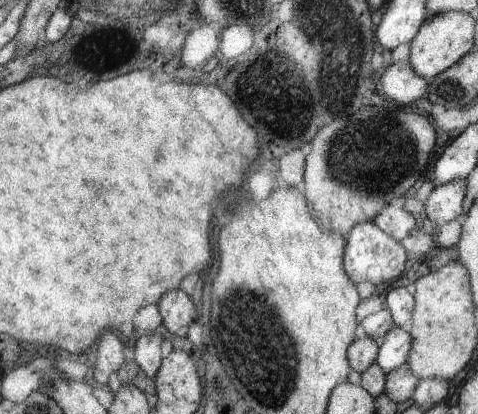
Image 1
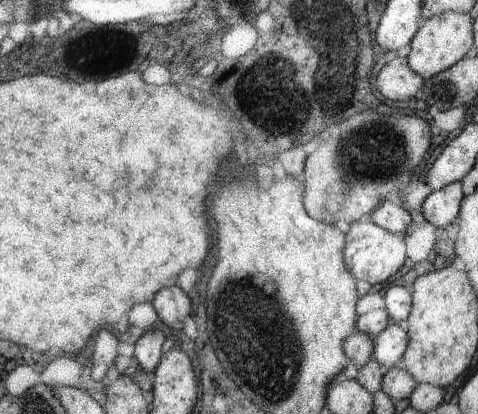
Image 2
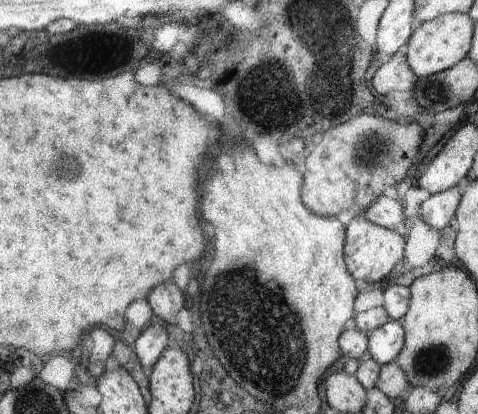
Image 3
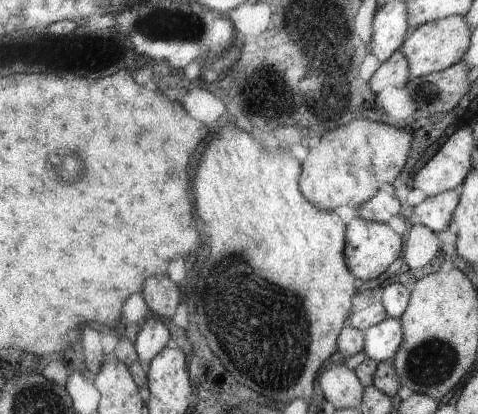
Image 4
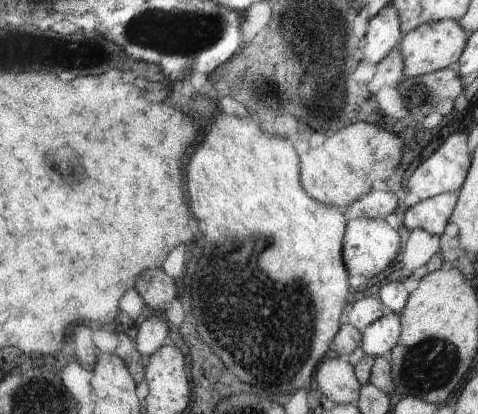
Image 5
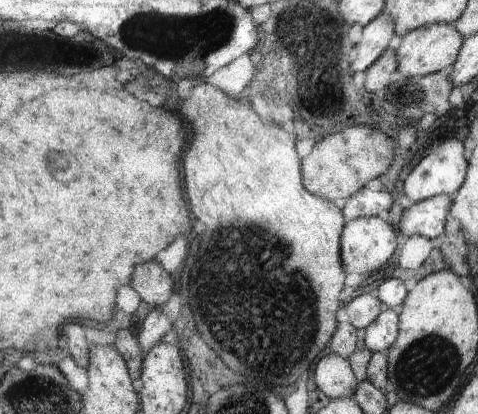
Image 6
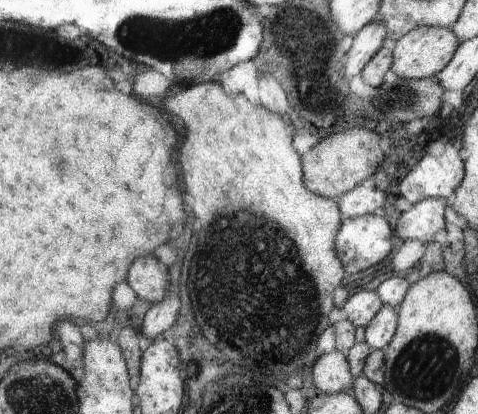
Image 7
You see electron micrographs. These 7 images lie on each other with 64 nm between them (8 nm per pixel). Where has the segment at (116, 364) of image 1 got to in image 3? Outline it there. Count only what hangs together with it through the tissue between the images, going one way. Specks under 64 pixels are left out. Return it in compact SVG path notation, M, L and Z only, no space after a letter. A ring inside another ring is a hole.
M95 328L89 336L85 346L89 348L89 376L99 378L105 372L105 364L109 356L115 356L117 342L105 328Z

